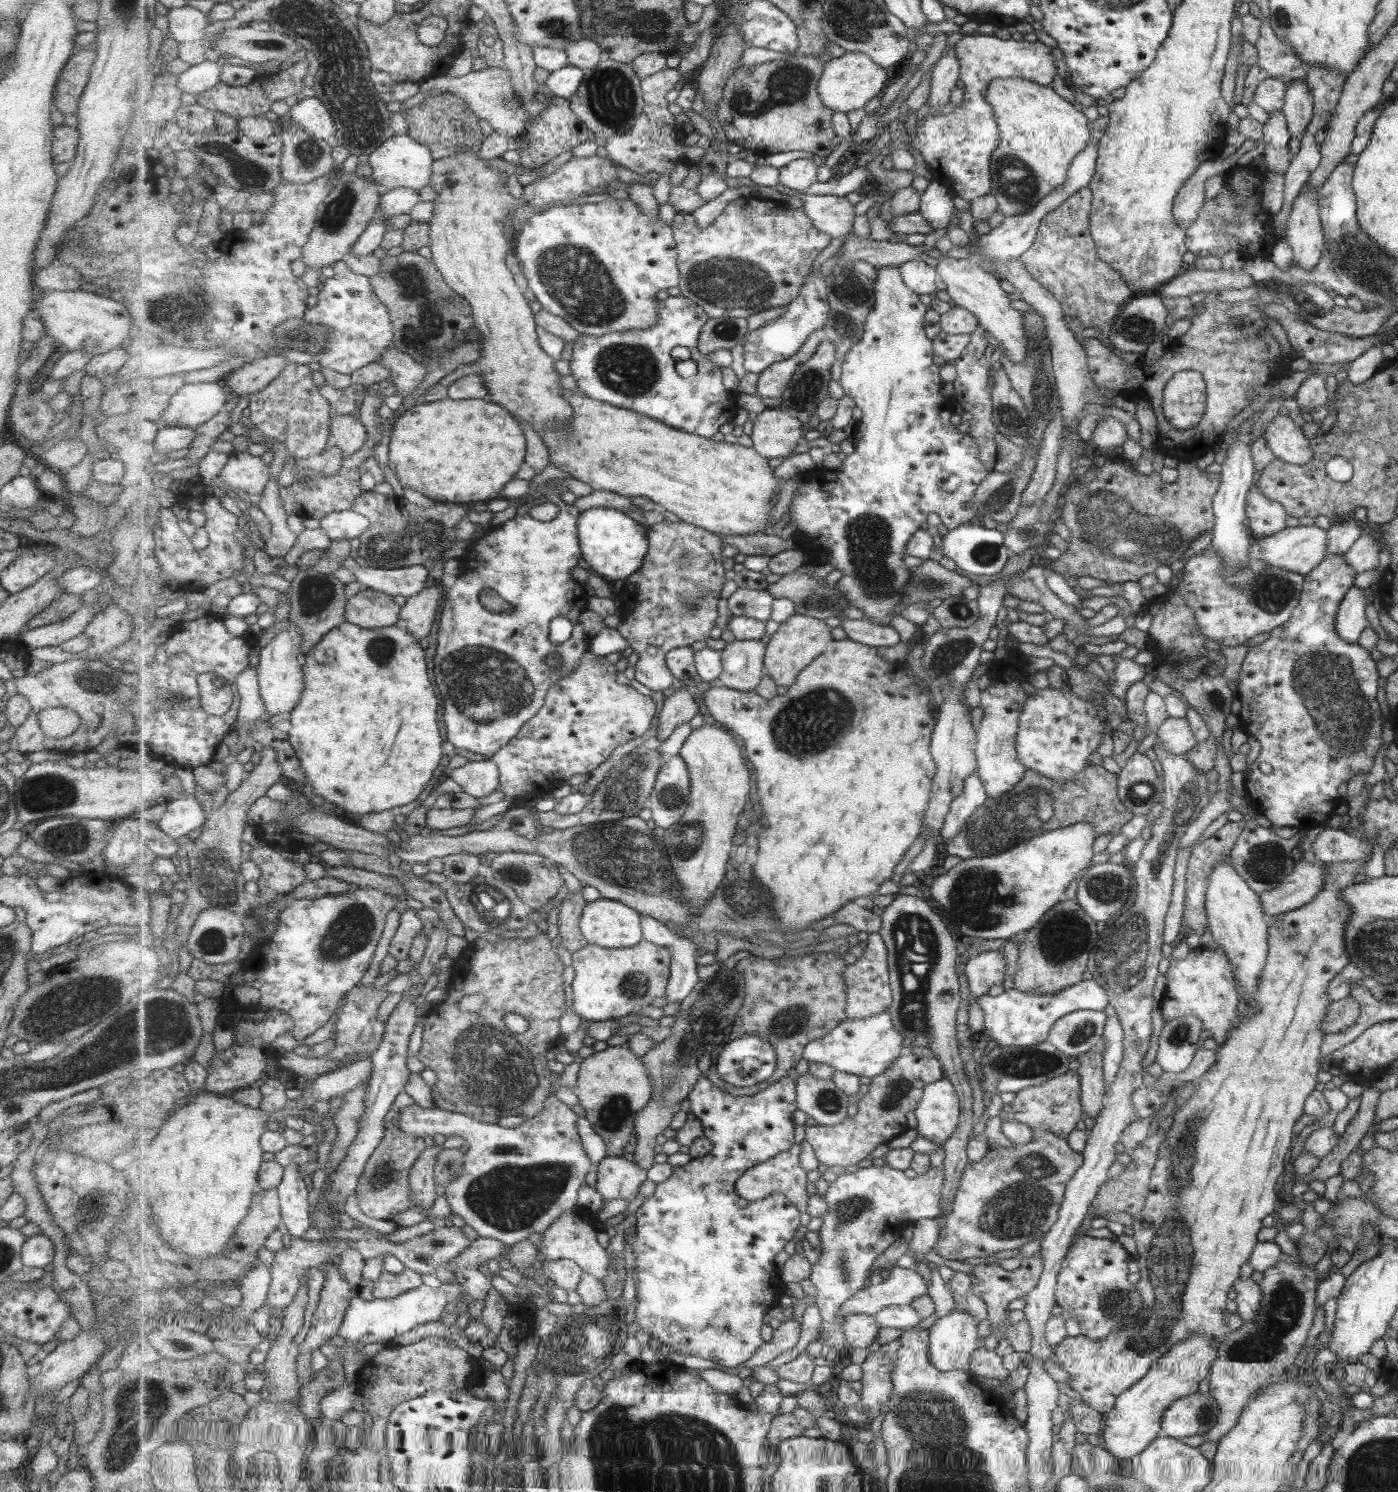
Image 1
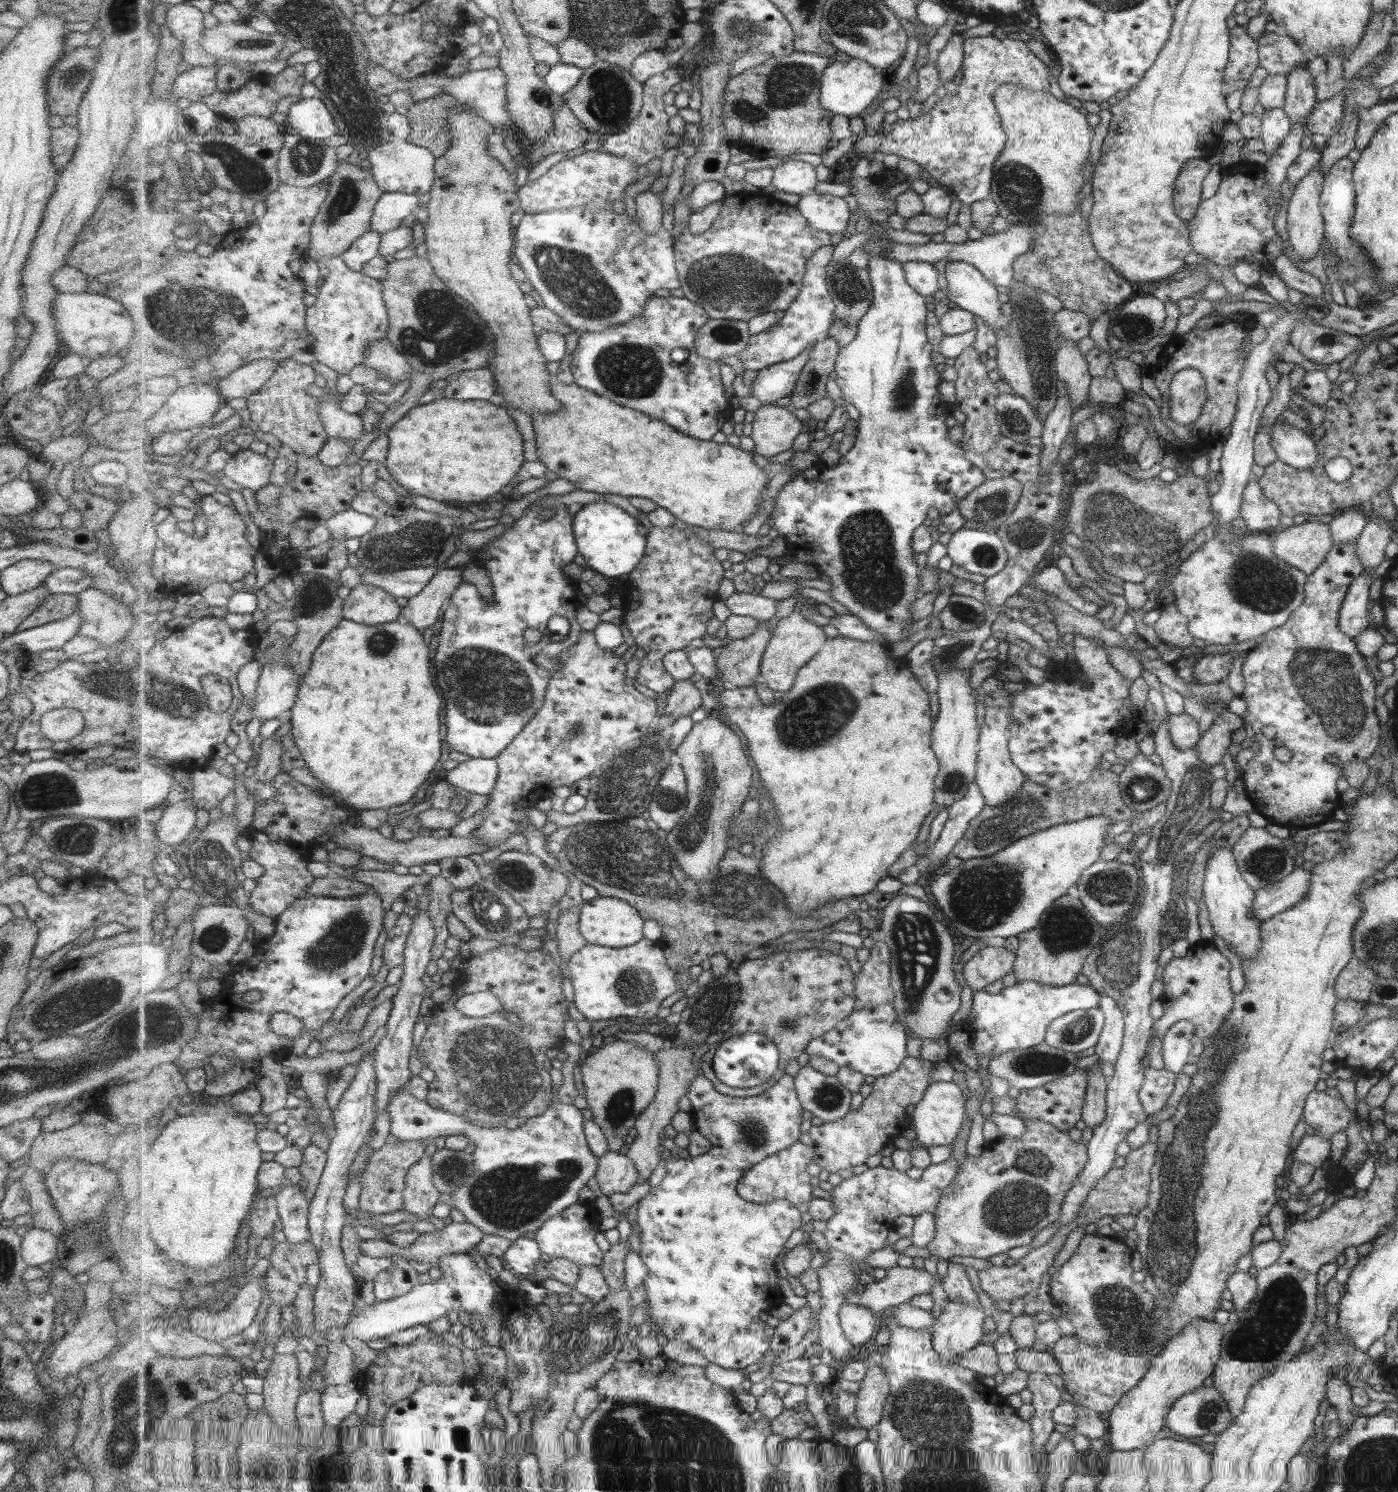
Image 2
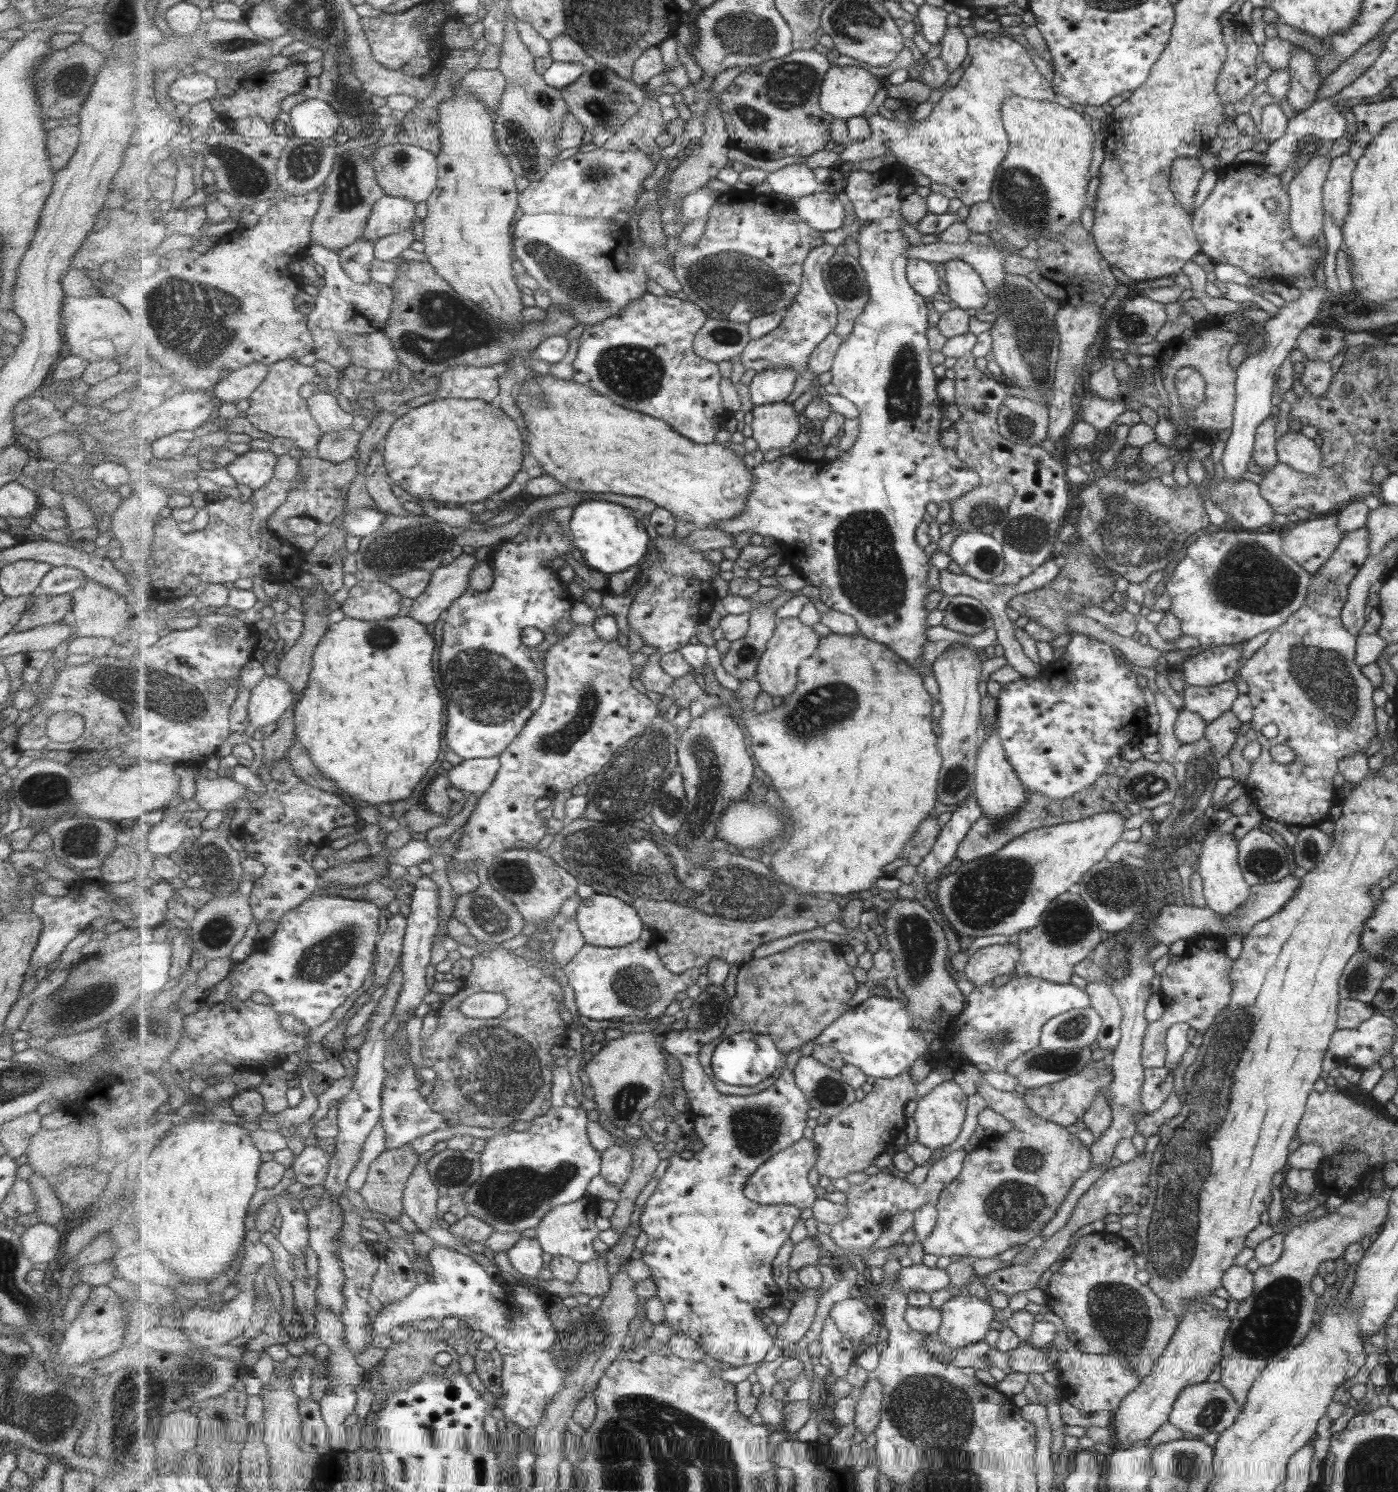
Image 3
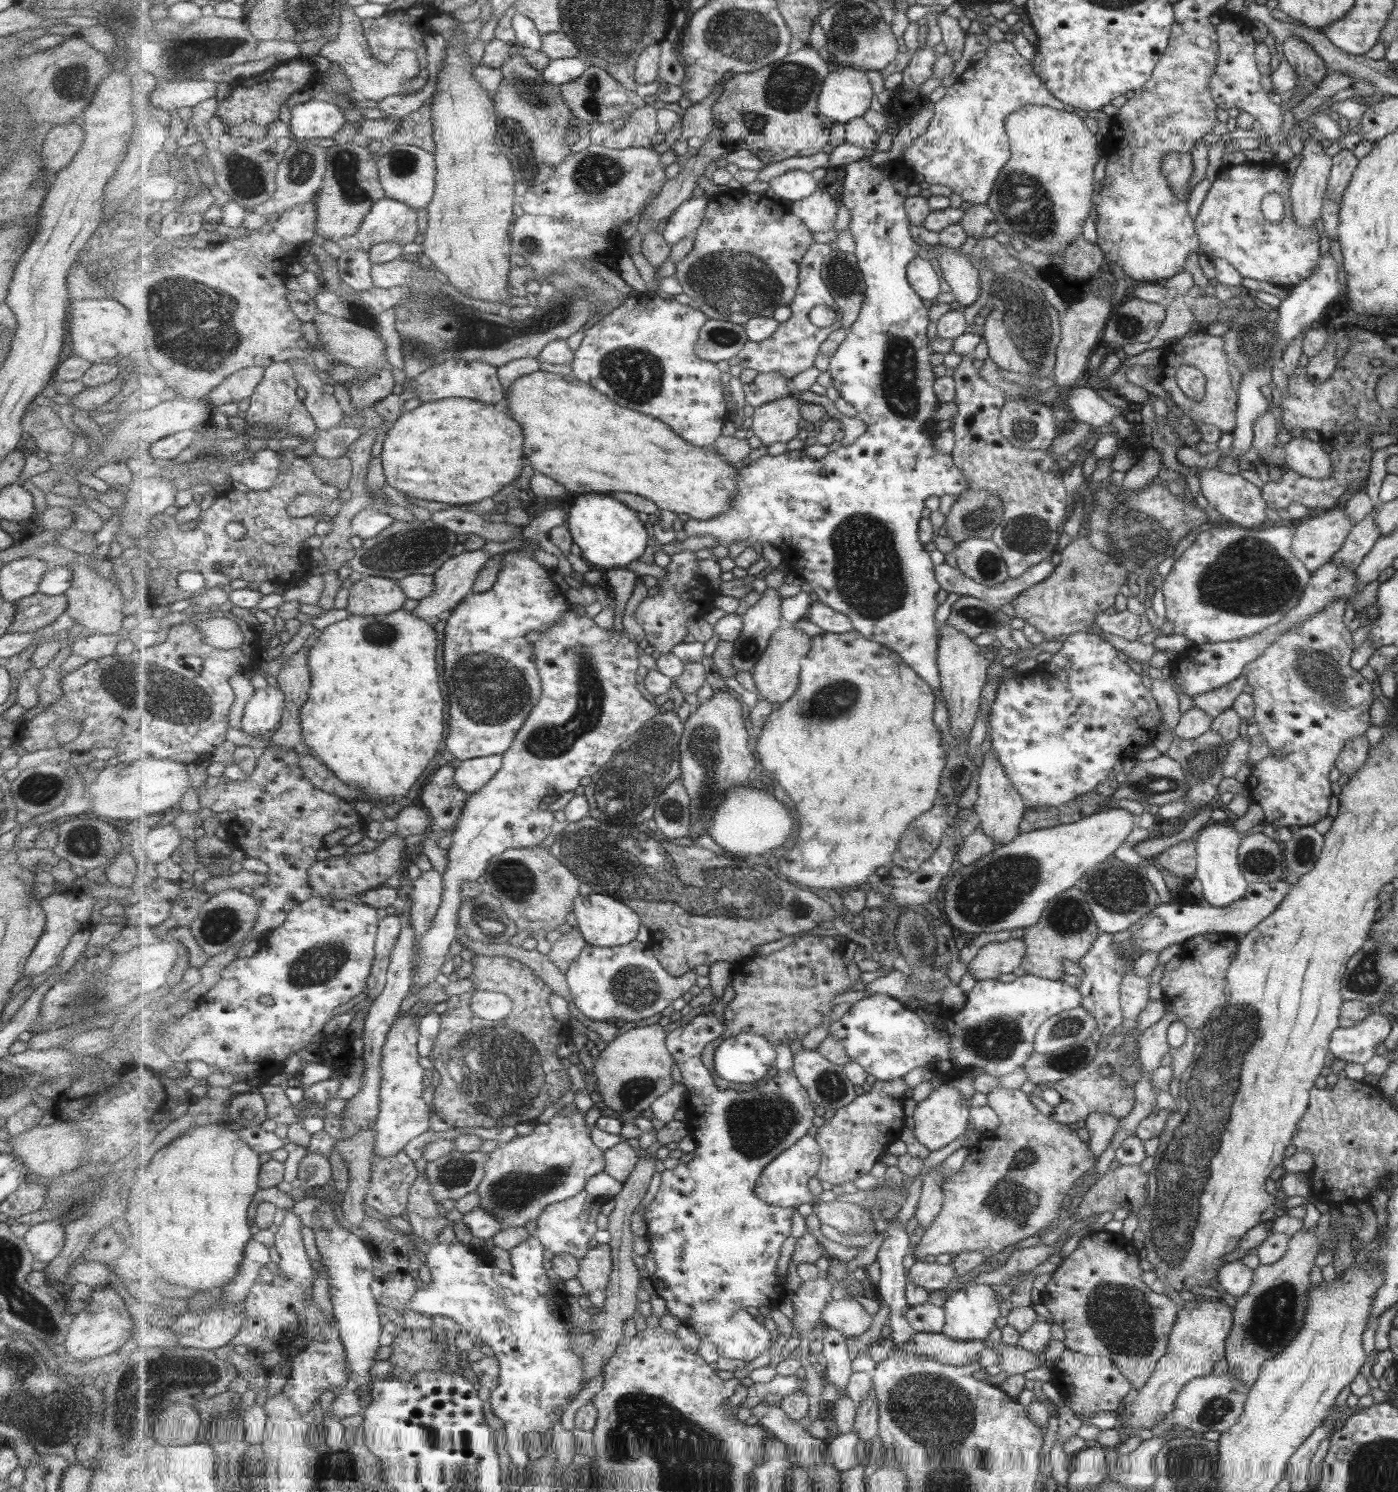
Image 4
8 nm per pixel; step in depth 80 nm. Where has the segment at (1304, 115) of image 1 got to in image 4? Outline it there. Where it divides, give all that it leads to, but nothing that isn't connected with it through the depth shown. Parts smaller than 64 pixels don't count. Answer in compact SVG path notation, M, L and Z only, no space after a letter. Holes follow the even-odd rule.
M1297 36L1285 38L1285 42L1282 42L1280 46L1285 62L1289 64L1290 68L1293 68L1293 72L1298 78L1298 86L1293 90L1294 94L1297 91L1311 93L1314 84L1321 82L1327 74L1323 60L1311 46Z

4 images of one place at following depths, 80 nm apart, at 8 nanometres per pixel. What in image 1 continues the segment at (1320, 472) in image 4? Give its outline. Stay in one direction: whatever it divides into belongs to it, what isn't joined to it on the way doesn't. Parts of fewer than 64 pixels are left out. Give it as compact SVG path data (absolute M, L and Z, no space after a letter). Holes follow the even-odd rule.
M1277 414L1265 427L1262 436L1278 460L1296 466L1307 465L1312 461L1314 452L1309 450L1310 440L1301 436L1299 426L1295 426L1290 417Z

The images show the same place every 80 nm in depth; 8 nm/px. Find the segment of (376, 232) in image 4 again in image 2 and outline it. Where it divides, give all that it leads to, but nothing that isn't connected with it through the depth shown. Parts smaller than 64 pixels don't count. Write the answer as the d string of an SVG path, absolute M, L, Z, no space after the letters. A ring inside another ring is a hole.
M404 192L385 193L374 210L371 230L384 235L403 224L403 218L409 218L419 209L419 195Z

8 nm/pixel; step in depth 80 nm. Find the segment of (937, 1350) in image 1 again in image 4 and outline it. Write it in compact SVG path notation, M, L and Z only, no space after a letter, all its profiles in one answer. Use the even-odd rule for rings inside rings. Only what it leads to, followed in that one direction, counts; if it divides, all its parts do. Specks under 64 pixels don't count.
M984 1284L953 1291L942 1307L946 1320L940 1333L954 1341L986 1340L999 1316L995 1292Z

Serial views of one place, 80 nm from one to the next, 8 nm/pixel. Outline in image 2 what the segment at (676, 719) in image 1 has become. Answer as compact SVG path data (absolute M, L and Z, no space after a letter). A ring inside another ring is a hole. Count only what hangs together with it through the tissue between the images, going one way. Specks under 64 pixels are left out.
M689 679L676 681L666 702L664 714L672 716L674 720L682 716L689 716L693 714L693 710L703 706L701 692Z

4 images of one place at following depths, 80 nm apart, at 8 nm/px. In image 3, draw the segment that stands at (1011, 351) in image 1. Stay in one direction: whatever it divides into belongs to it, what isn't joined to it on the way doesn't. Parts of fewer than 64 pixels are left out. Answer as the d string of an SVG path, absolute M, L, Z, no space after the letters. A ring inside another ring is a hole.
M947 260L943 269L950 300L965 311L973 308L976 312L984 312L982 308L989 295L973 268L959 260Z

